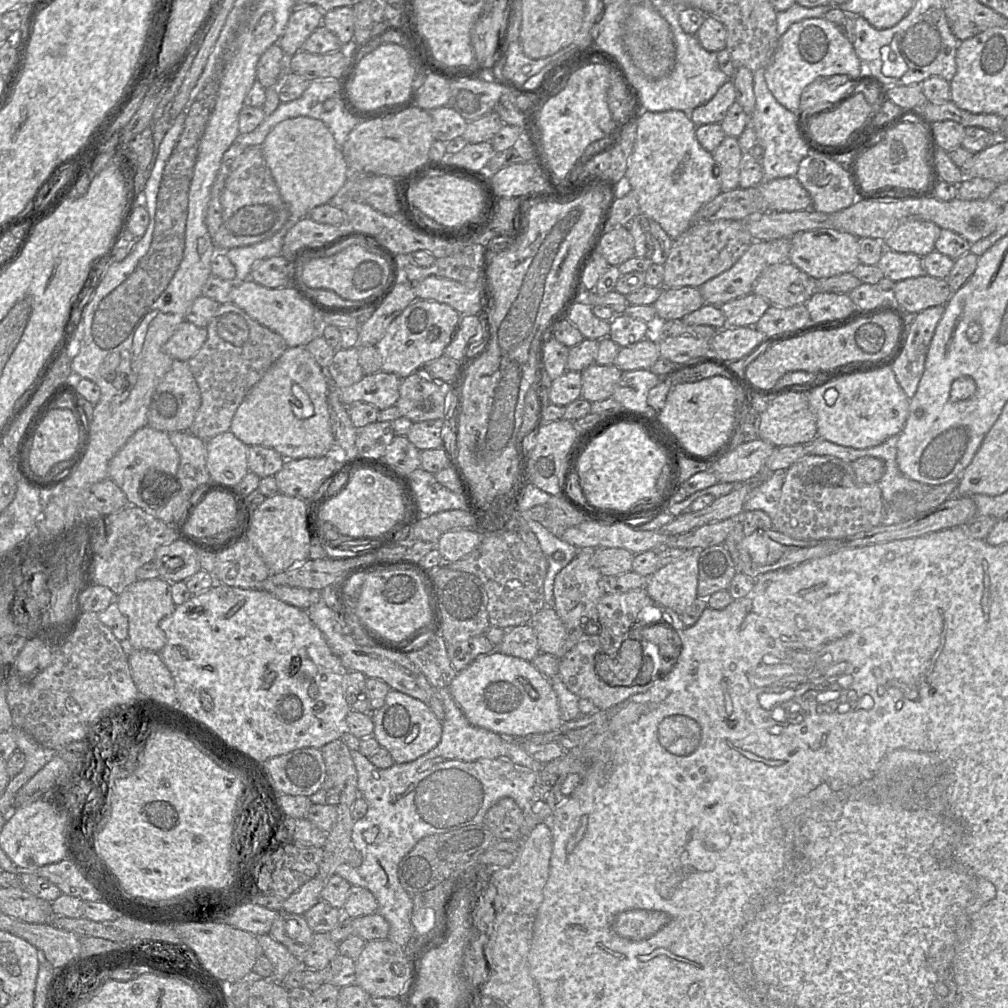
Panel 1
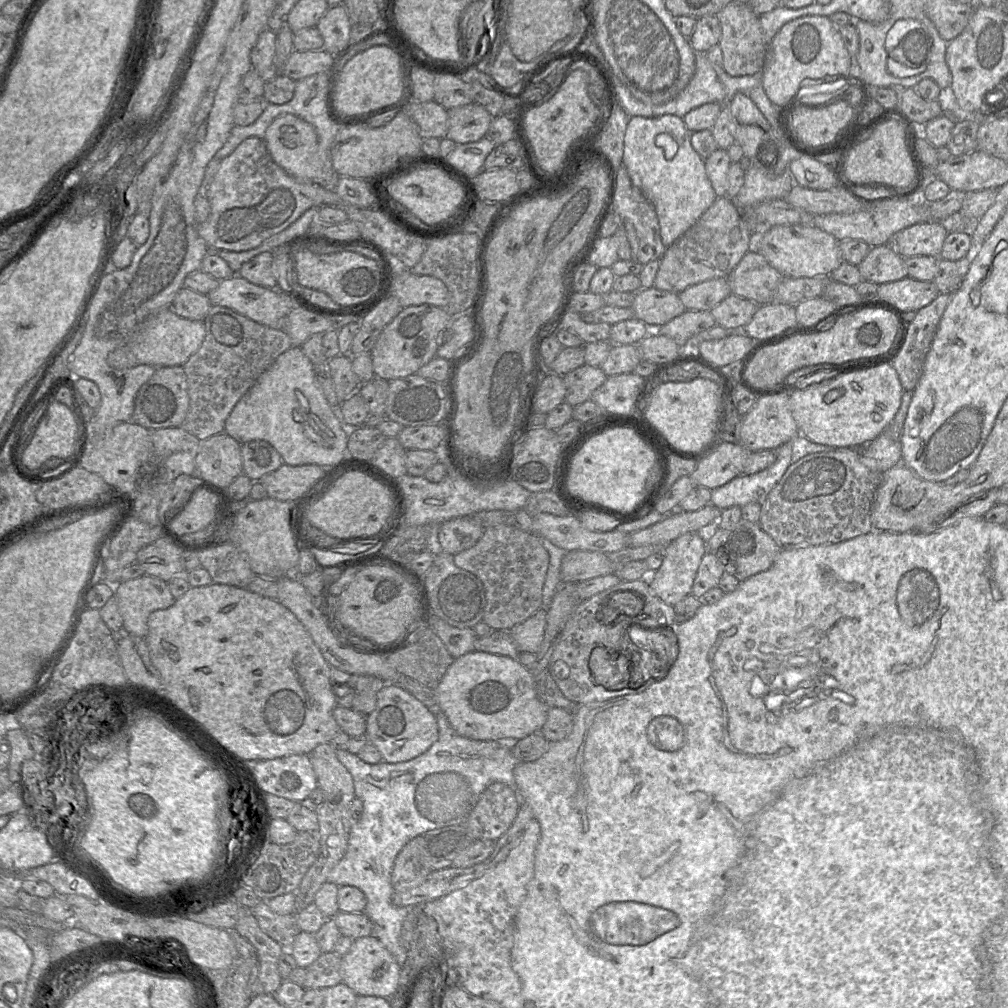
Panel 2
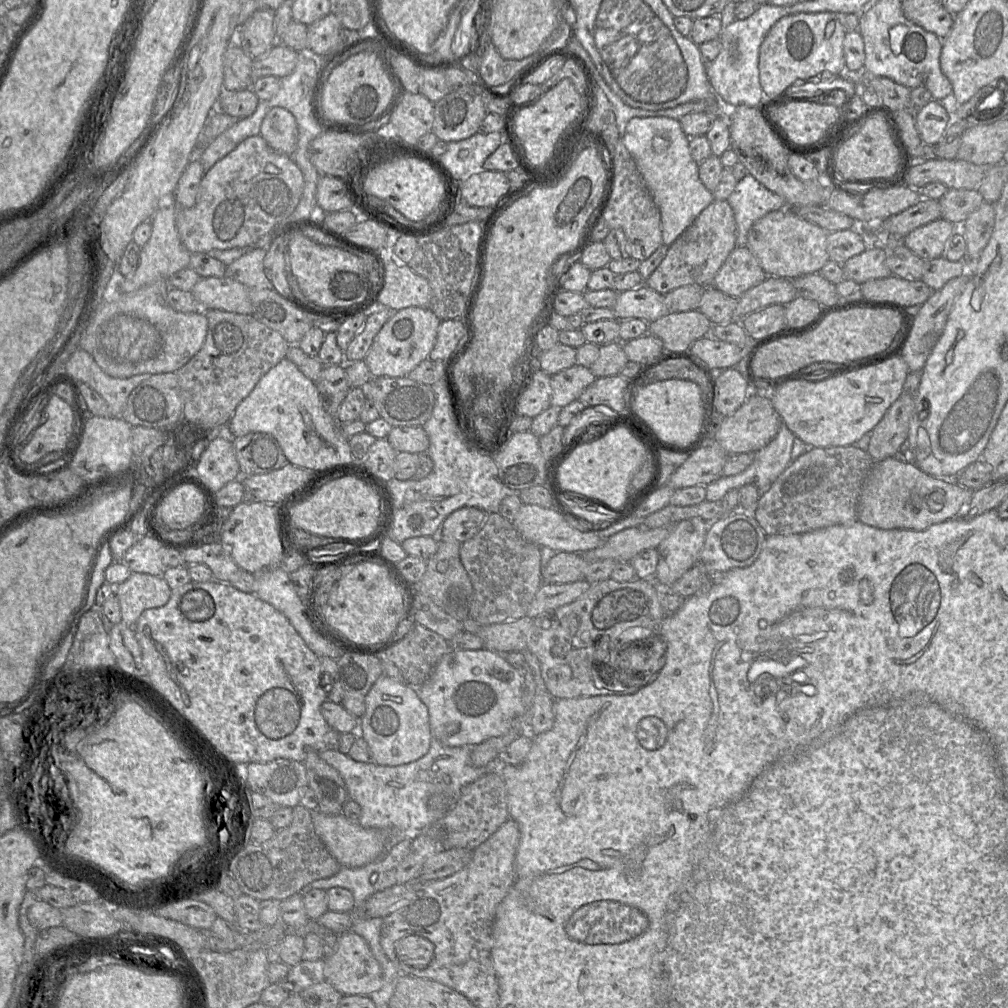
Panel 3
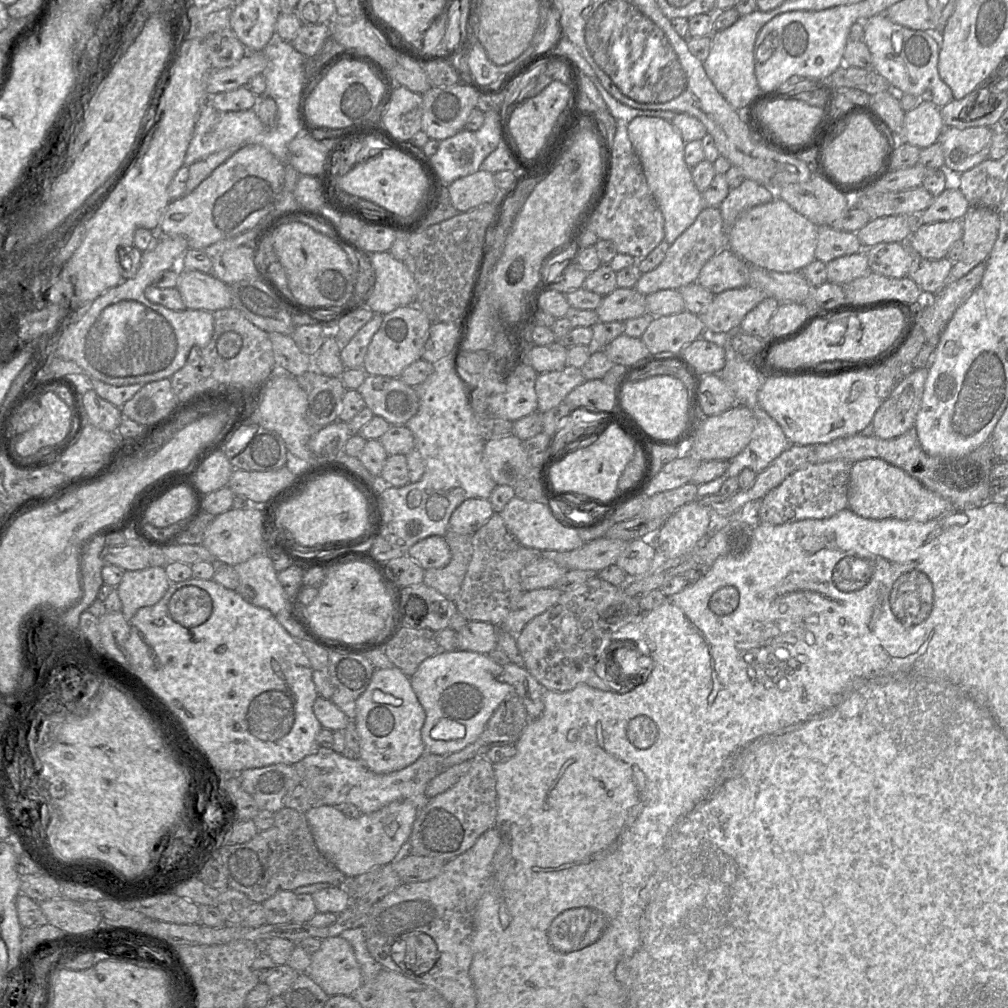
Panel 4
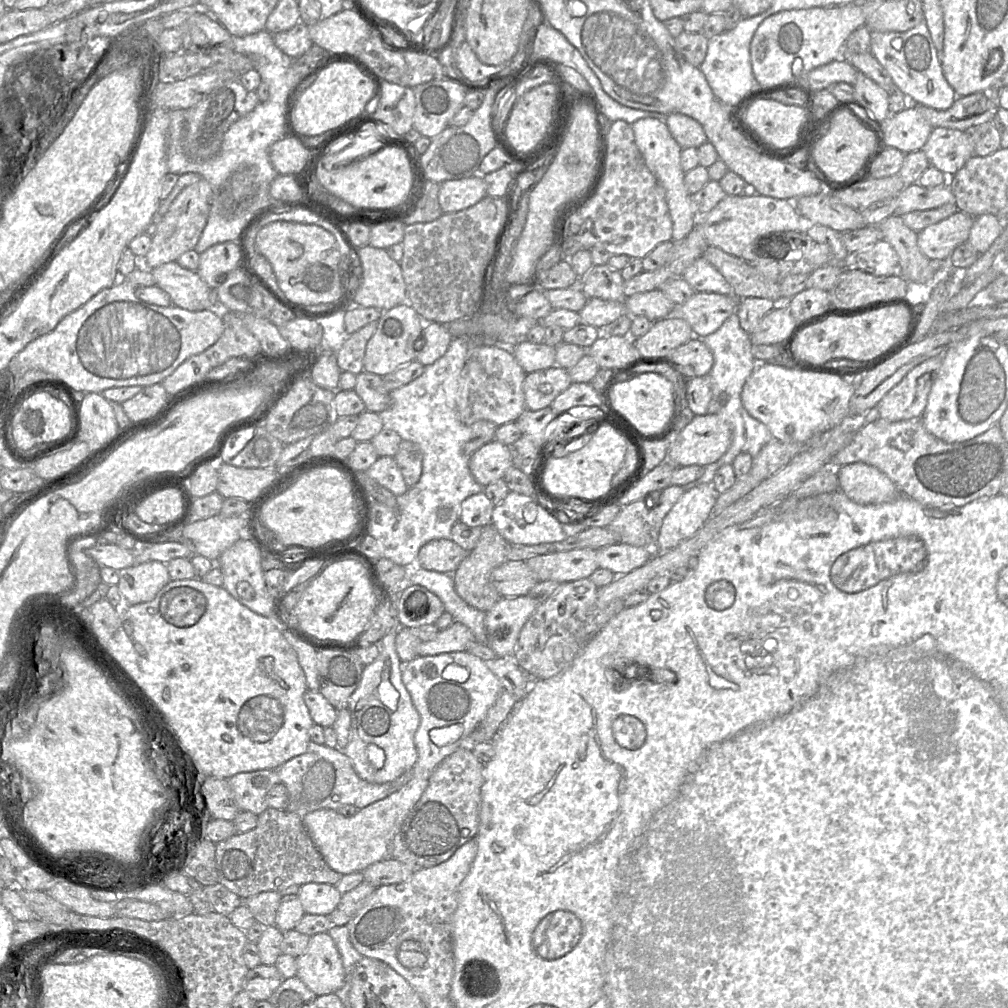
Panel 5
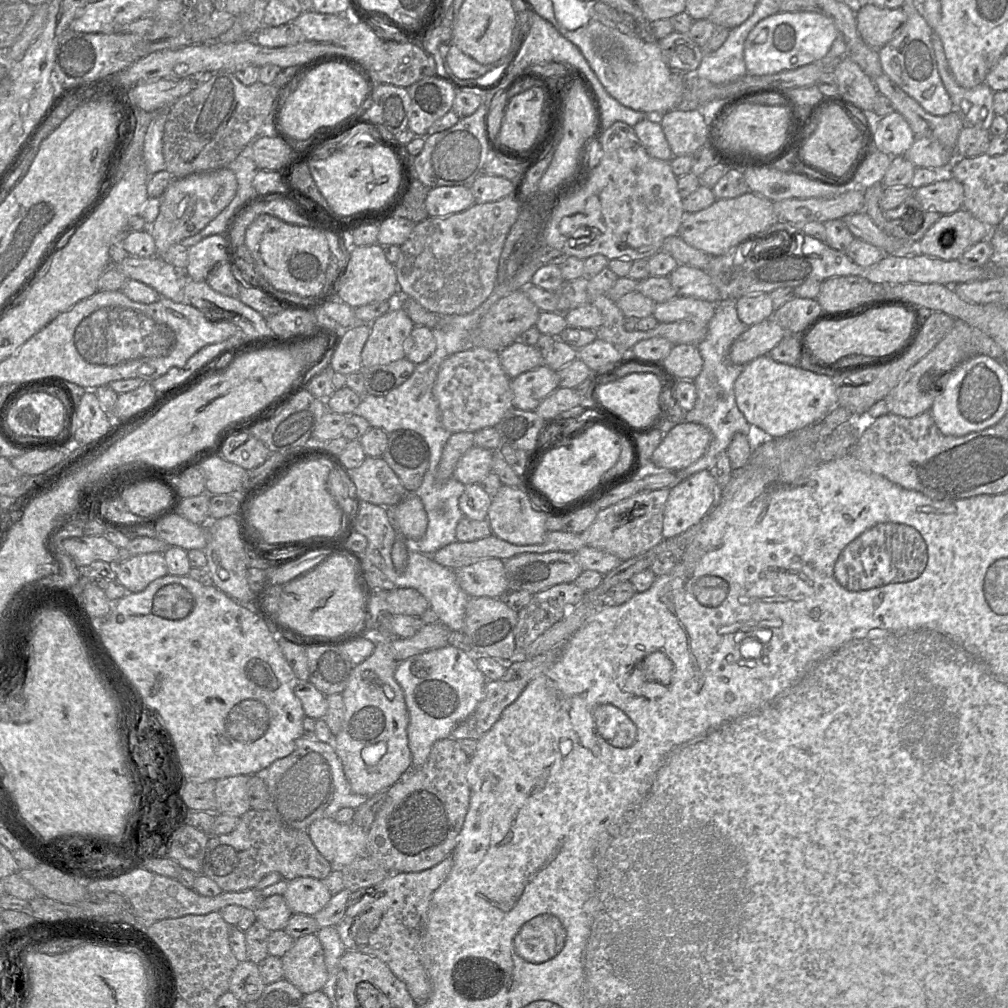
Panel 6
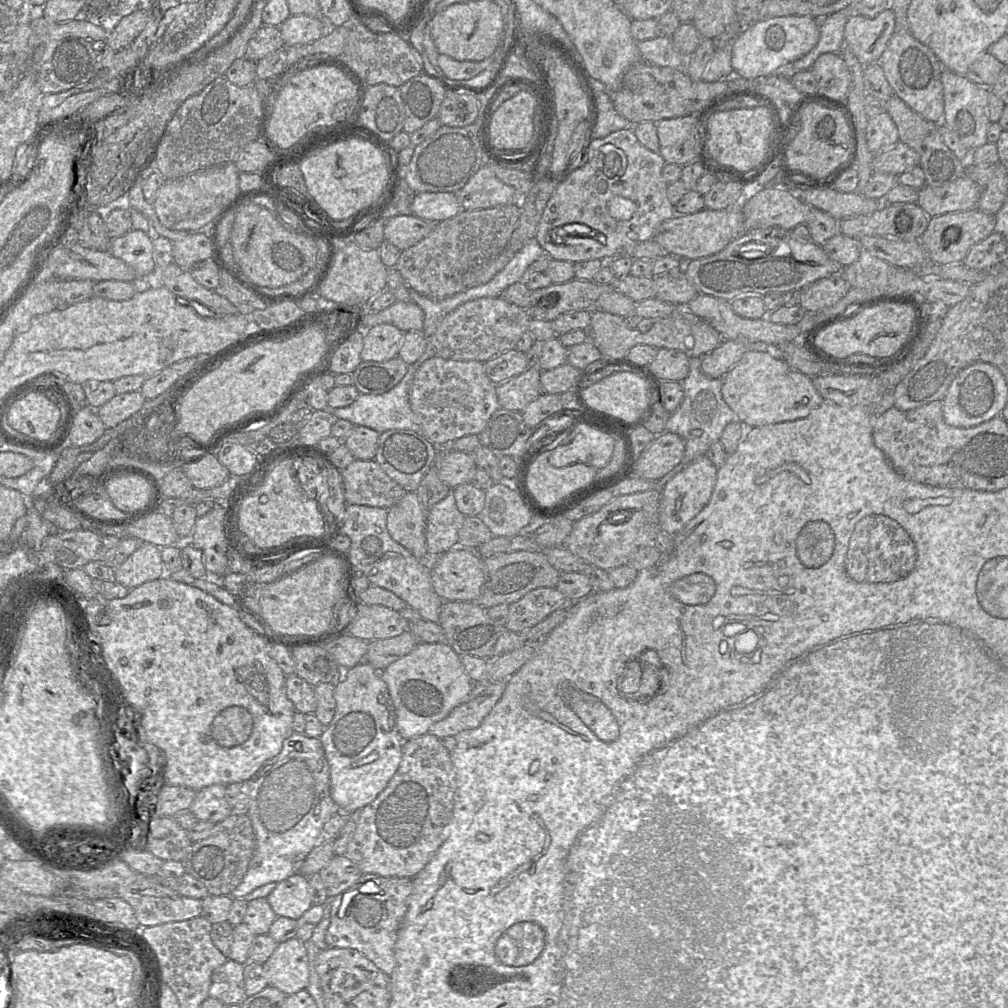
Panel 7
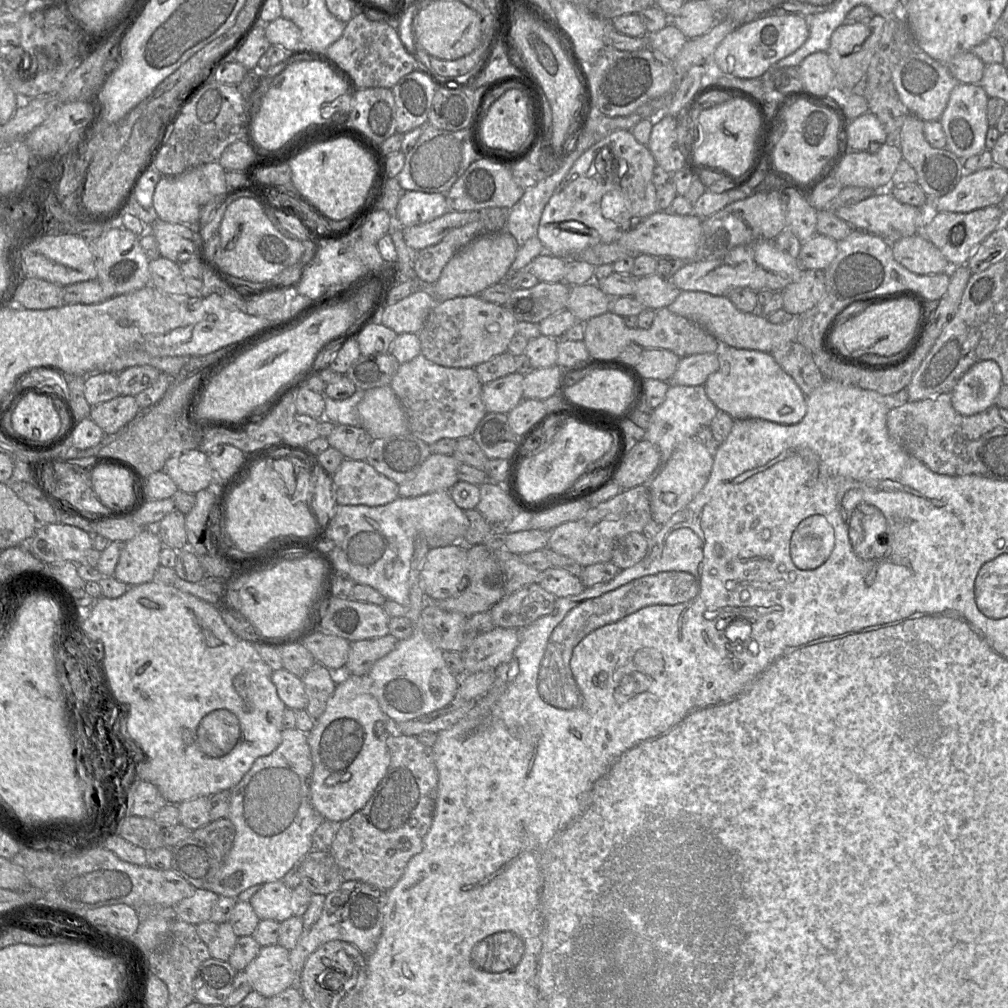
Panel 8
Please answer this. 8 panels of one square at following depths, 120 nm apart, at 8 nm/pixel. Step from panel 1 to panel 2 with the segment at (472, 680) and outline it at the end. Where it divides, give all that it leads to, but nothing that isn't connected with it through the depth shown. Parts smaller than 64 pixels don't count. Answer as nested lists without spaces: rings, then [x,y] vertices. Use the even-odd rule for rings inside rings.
[[[471,651],[455,658],[433,692],[437,707],[453,730],[473,740],[523,739],[541,730],[550,708],[539,698],[533,674],[517,659],[482,651]]]

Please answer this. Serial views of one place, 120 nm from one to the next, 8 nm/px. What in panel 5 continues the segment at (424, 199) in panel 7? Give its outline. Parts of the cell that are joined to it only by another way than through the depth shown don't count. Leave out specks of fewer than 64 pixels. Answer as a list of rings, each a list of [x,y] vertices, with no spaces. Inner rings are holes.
[[[473,175],[442,182],[438,201],[443,213],[452,213],[473,206],[485,196],[487,188],[483,175]]]

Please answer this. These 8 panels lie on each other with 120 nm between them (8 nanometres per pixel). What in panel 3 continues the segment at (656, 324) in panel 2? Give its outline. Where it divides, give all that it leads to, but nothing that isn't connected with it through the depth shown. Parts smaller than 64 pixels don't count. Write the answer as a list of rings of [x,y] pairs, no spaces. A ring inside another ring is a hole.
[[[645,284],[619,292],[613,310],[617,320],[642,319],[647,323],[669,312],[664,302],[664,295]]]

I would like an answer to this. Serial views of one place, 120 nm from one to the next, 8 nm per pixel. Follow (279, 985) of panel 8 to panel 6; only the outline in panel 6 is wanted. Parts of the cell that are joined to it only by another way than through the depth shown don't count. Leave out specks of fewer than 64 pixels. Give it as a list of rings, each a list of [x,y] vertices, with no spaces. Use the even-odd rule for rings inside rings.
[[[316,934],[295,939],[281,960],[284,979],[297,987],[303,995],[321,990],[327,982],[323,948]]]

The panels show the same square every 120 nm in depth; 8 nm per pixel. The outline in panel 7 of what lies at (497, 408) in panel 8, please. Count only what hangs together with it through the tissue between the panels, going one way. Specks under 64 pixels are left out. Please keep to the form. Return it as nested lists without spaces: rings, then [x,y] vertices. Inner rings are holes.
[[[529,368],[524,373],[496,385],[500,408],[521,413],[541,396],[541,372],[539,368]]]

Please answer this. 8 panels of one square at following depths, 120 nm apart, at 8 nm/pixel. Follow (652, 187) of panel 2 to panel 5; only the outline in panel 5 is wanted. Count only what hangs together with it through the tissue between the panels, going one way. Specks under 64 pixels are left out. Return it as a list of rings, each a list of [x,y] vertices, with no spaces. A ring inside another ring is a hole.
[[[642,118],[632,125],[635,143],[650,172],[665,190],[665,198],[672,220],[672,238],[677,242],[685,238],[697,223],[697,213],[692,203],[691,194],[684,184],[685,172],[680,164],[682,148],[671,135],[665,122],[656,118]]]

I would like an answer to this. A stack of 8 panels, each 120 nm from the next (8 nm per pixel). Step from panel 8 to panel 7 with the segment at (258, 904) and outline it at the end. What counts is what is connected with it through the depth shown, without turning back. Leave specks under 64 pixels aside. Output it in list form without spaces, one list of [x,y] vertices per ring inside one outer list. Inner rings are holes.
[[[294,874],[278,882],[266,899],[278,917],[294,920],[313,906],[308,878],[301,874]]]

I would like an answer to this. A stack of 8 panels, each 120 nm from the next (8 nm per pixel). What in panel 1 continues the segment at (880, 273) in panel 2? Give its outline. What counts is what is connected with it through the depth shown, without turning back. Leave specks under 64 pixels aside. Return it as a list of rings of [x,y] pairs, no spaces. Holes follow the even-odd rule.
[[[885,248],[876,265],[883,271],[886,278],[894,282],[927,275],[922,257],[913,253],[899,253]]]

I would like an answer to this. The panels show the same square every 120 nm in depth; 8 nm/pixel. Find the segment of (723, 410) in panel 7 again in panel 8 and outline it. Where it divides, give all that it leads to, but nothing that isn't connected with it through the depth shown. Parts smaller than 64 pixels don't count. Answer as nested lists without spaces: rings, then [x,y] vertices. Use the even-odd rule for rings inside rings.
[[[670,385],[664,402],[654,409],[644,440],[654,444],[660,452],[661,464],[665,464],[674,450],[685,440],[696,436],[702,426],[709,426],[719,409],[708,398],[703,385]]]

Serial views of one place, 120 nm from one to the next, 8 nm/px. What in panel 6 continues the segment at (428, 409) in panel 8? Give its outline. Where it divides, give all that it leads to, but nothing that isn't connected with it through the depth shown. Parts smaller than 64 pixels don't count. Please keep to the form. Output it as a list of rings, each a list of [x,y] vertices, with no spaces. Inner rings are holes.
[[[478,347],[455,353],[441,364],[433,394],[443,427],[451,434],[494,428],[513,408],[511,378],[501,367],[499,352]]]

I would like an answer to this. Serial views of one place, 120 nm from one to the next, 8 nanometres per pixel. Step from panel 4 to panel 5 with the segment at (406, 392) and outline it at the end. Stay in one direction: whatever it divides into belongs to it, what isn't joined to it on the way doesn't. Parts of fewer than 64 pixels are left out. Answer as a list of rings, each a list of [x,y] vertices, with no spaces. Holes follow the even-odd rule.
[[[362,371],[356,375],[355,392],[361,398],[366,411],[380,413],[390,406],[390,395],[385,389],[382,377]]]

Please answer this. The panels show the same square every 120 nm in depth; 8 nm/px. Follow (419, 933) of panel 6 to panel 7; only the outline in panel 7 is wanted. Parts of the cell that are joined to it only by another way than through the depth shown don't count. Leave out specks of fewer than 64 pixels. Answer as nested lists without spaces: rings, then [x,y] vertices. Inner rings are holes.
[[[362,874],[347,890],[327,898],[331,904],[327,946],[356,949],[389,976],[396,966],[394,947],[412,889],[412,878]]]

